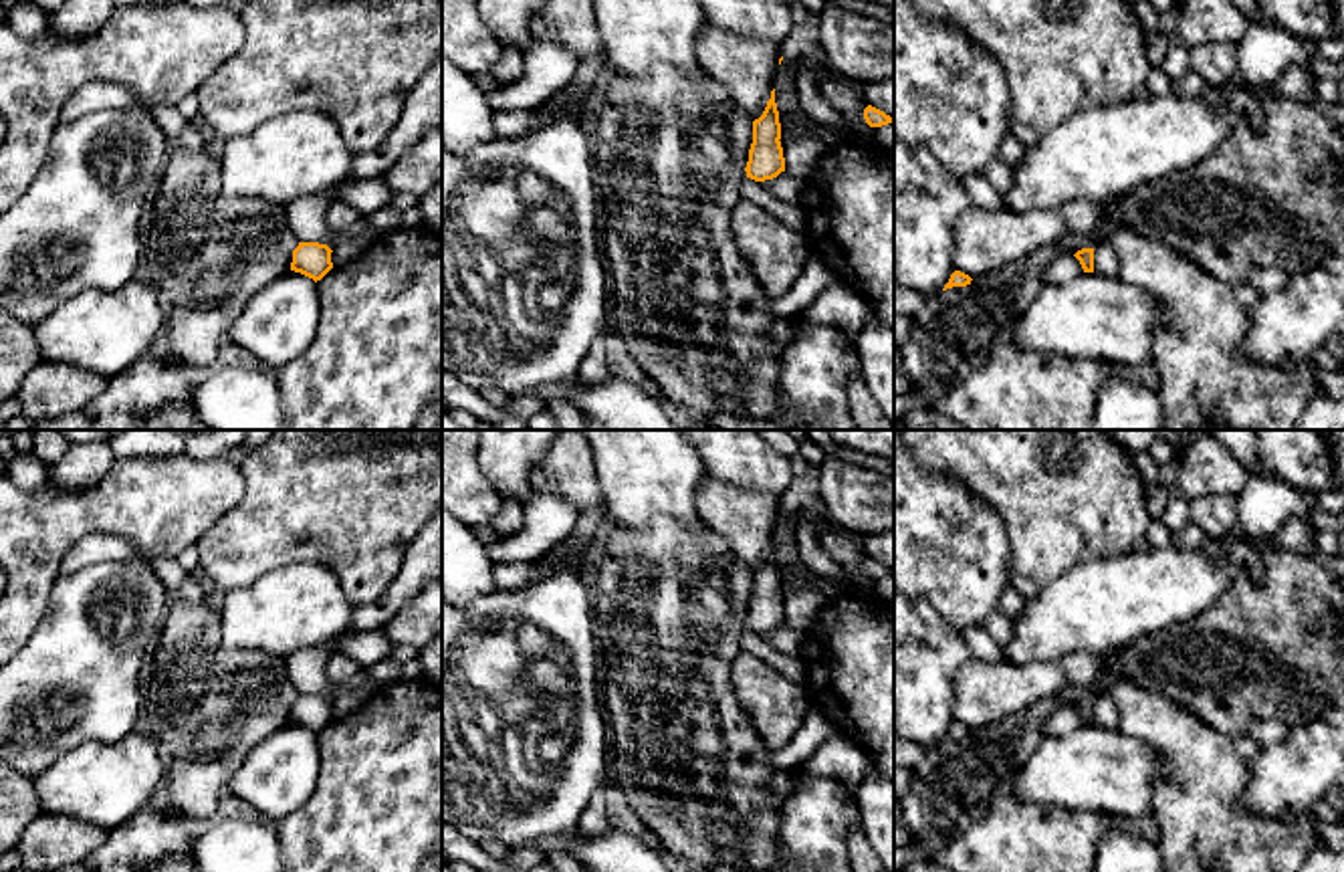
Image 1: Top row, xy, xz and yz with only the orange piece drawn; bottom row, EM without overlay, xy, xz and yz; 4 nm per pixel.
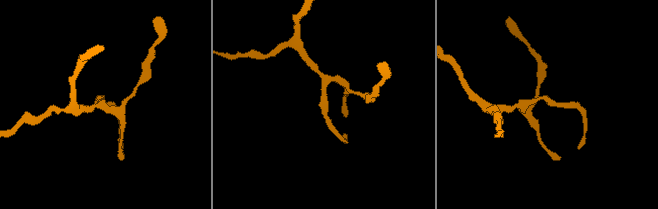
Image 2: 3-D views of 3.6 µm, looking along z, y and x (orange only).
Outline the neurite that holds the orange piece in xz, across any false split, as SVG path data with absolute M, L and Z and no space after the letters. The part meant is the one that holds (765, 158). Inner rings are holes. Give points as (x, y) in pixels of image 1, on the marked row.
M773 89L763 115L753 121L753 143L745 168L747 178L755 182L765 182L785 172L785 157L779 139L781 123Z

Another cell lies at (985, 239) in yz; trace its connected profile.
M969 206L955 224L953 264L955 270L979 279L1061 238L1068 230L1063 212L1015 214Z

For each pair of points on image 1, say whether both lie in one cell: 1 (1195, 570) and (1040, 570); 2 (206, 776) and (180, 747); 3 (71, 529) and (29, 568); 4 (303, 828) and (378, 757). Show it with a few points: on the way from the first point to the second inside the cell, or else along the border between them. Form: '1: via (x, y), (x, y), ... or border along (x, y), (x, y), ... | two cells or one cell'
1: border along (1114, 558), (1078, 562), (1054, 576), (1030, 598) | two cells
2: via (198, 768), (188, 761), (188, 755) | one cell
3: via (61, 537), (39, 560) | one cell
4: via (321, 814), (360, 776) | one cell

